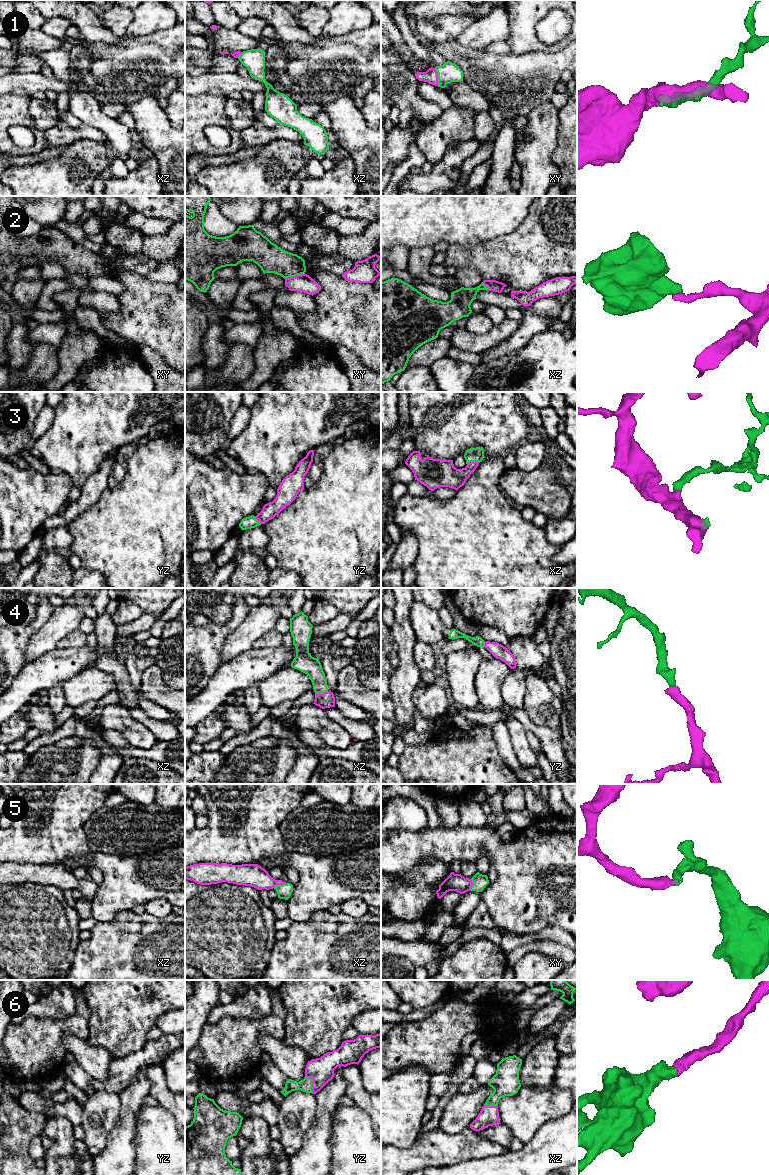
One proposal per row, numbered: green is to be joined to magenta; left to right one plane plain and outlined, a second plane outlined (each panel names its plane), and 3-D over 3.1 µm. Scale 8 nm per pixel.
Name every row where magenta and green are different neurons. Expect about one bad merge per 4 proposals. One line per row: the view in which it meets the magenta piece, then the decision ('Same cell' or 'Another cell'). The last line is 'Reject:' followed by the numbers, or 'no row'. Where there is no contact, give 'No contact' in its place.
1: Touches magenta in xy. Same cell
2: Touches magenta in xy. Another cell
3: Touches magenta in xz. Same cell
4: Touches magenta in xz. Same cell
5: Touches magenta in xz. Same cell
6: Touches magenta in yz. Same cell
Reject: 2

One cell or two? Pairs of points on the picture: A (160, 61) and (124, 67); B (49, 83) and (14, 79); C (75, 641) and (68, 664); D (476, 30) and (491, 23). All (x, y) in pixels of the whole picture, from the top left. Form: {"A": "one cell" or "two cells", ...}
{"A": "one cell", "B": "one cell", "C": "two cells", "D": "one cell"}

